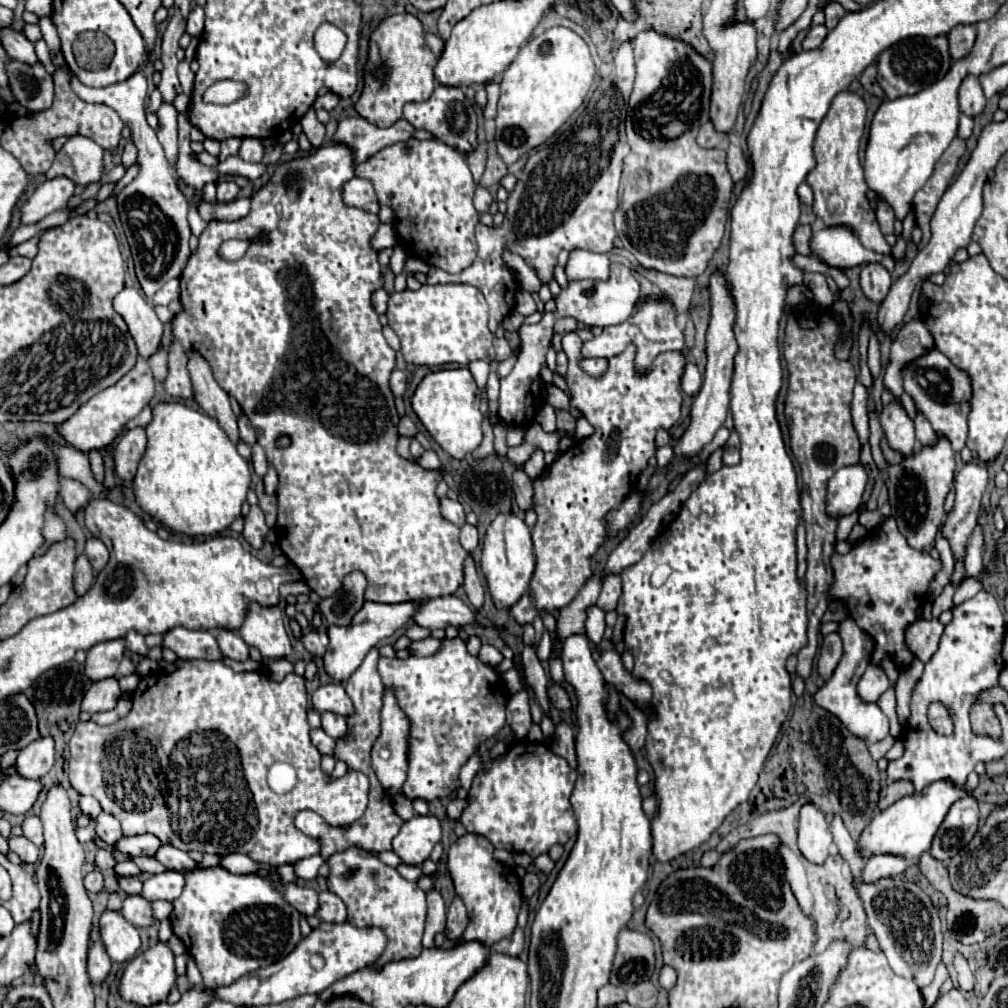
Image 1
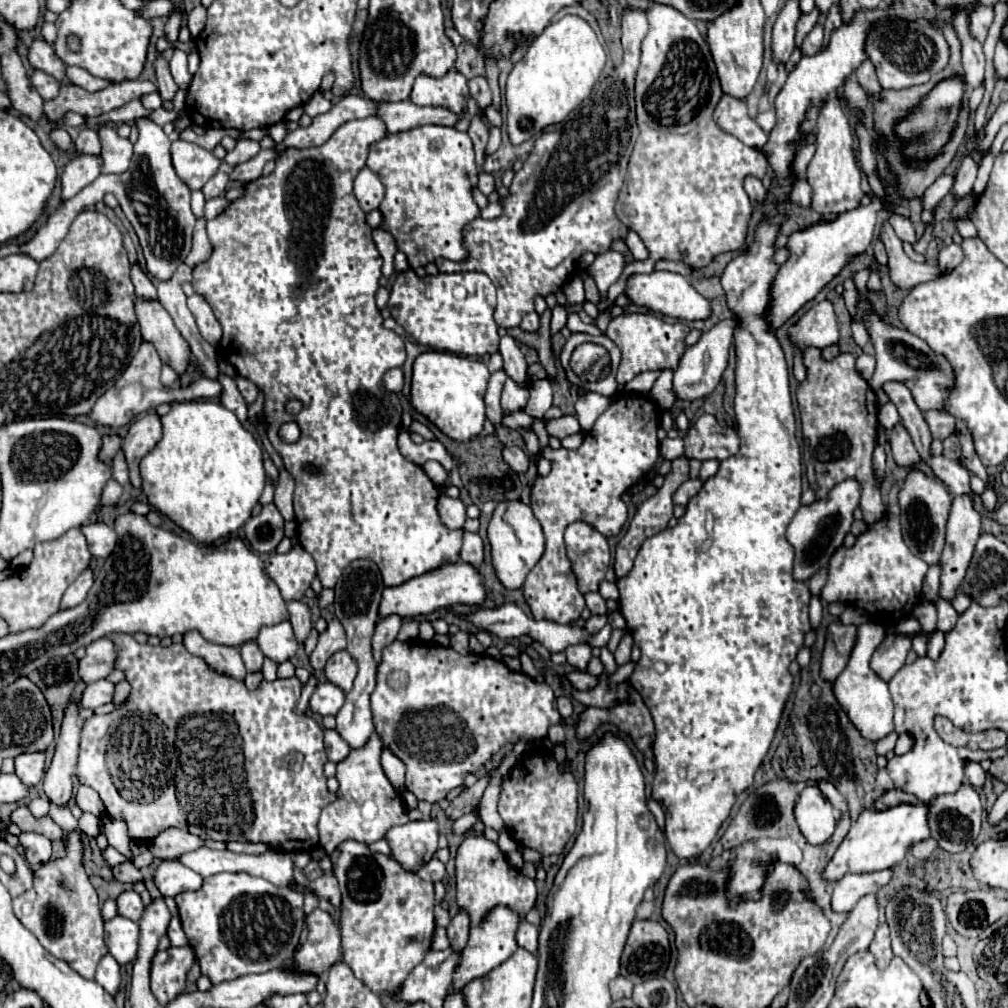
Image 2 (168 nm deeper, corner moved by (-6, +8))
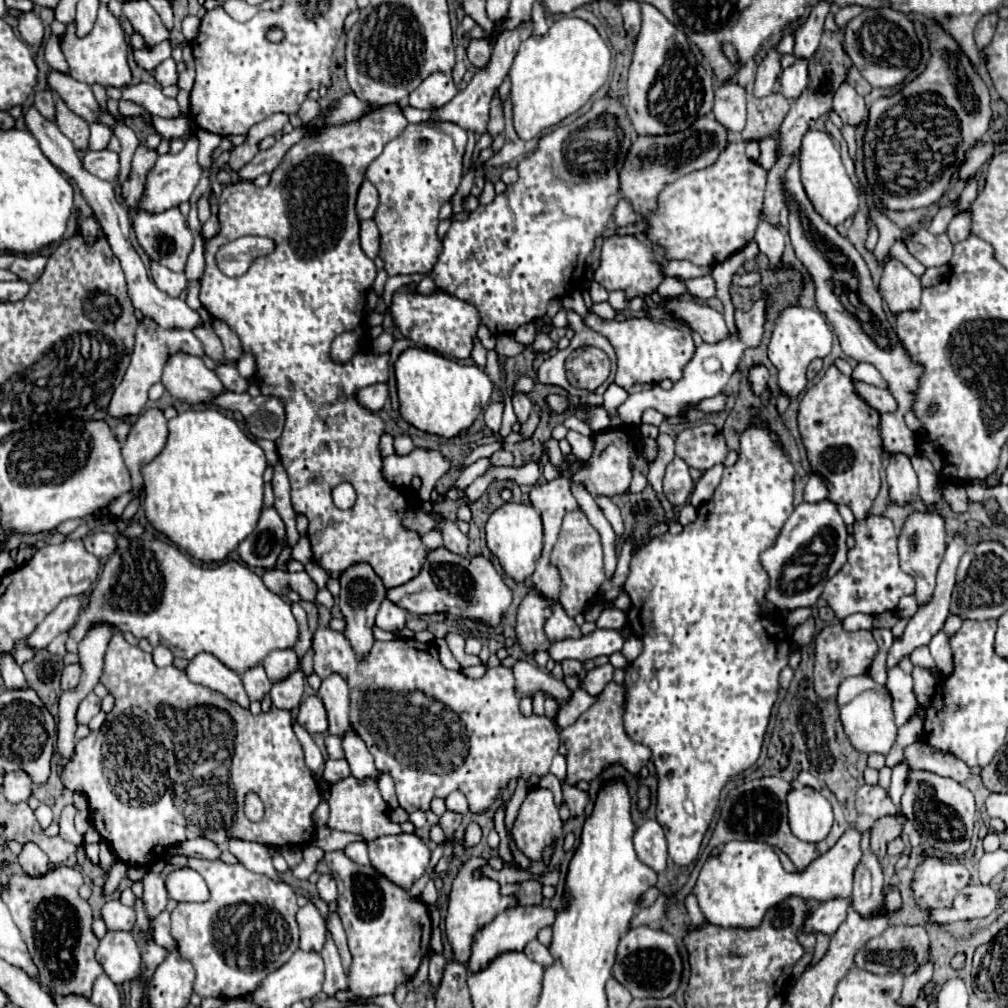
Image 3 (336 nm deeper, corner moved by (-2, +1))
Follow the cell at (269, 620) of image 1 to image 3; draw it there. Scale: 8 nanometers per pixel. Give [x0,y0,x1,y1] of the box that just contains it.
[263,648,299,682]

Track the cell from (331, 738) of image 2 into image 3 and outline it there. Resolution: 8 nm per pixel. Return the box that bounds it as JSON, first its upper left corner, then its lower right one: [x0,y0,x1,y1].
[323,758,351,784]

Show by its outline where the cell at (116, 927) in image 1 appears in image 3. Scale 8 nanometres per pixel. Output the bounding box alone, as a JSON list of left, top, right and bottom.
[97,932,141,984]

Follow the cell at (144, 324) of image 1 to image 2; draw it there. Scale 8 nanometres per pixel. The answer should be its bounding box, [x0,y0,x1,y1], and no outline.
[135,297,189,373]

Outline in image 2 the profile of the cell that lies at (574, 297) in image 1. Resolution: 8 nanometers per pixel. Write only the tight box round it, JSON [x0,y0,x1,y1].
[625,271,711,321]

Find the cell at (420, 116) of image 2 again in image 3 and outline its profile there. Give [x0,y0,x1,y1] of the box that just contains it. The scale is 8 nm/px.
[433,22,533,134]

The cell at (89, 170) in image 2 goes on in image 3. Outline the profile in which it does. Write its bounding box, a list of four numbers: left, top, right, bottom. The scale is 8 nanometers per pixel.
[83,150,119,182]

